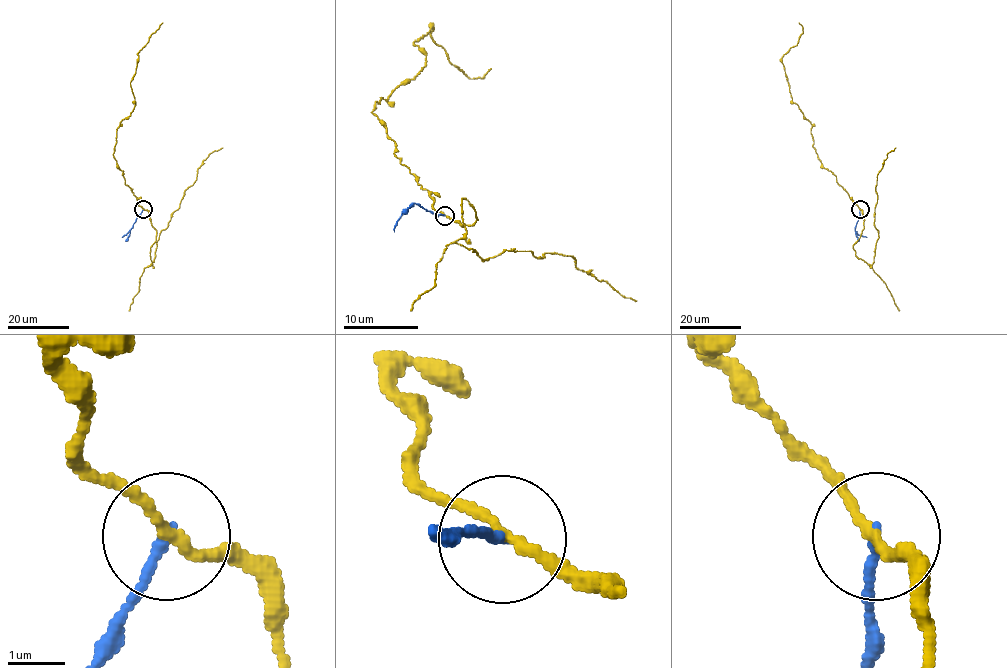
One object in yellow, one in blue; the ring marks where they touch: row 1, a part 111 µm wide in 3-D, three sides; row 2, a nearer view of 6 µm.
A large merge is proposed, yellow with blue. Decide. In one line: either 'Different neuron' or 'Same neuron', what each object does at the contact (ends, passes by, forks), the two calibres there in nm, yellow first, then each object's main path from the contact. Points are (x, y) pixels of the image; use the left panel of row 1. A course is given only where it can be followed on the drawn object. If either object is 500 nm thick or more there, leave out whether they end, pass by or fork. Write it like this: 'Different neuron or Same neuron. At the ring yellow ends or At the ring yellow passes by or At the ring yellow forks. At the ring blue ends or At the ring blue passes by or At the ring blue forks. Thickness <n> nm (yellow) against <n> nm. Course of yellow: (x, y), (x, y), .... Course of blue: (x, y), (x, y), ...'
Different neuron. At the ring yellow passes by. At the ring blue ends. Thickness 180 nm (yellow) against 160 nm. Course of yellow: (143, 209), (125, 184), (123, 172), (113, 155), (116, 128), (135, 105), (130, 83), (138, 52), (162, 22). Course of blue: (143, 209), (122, 237)

